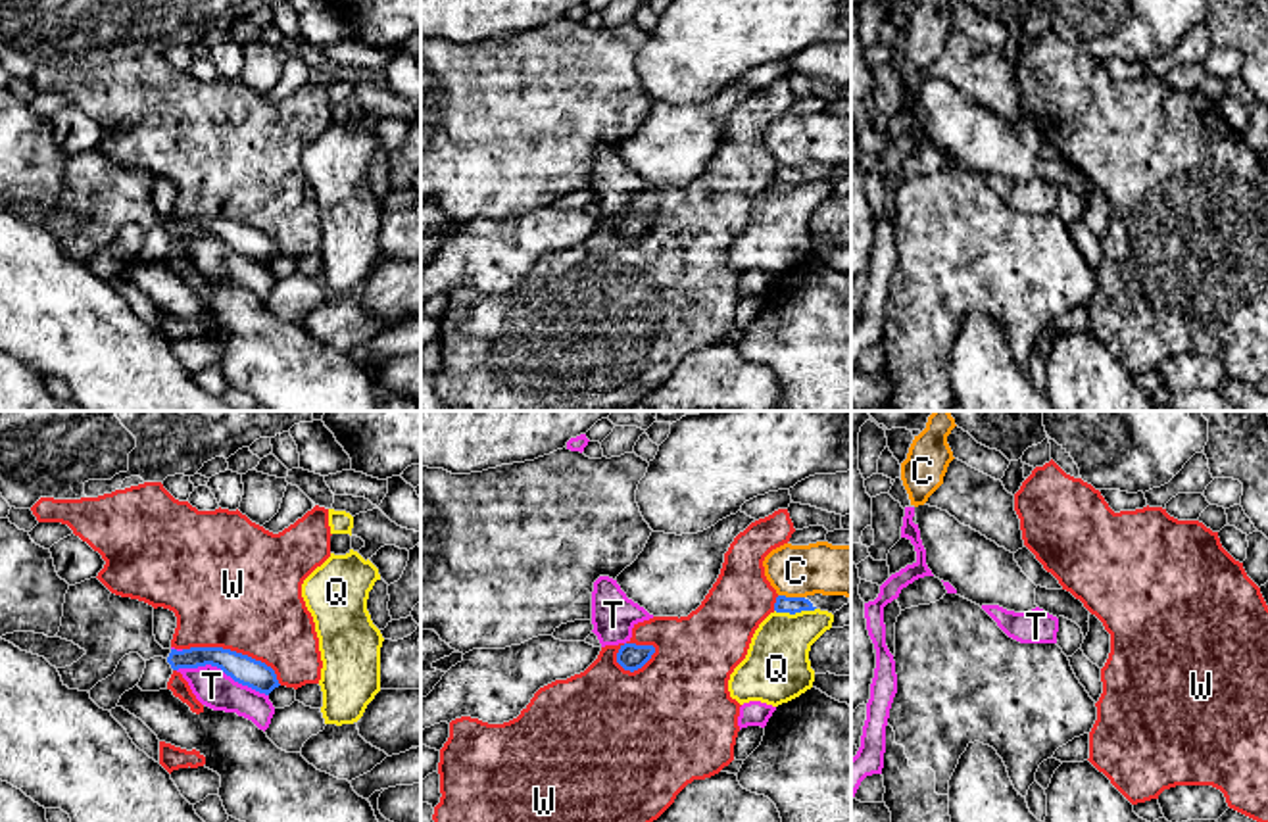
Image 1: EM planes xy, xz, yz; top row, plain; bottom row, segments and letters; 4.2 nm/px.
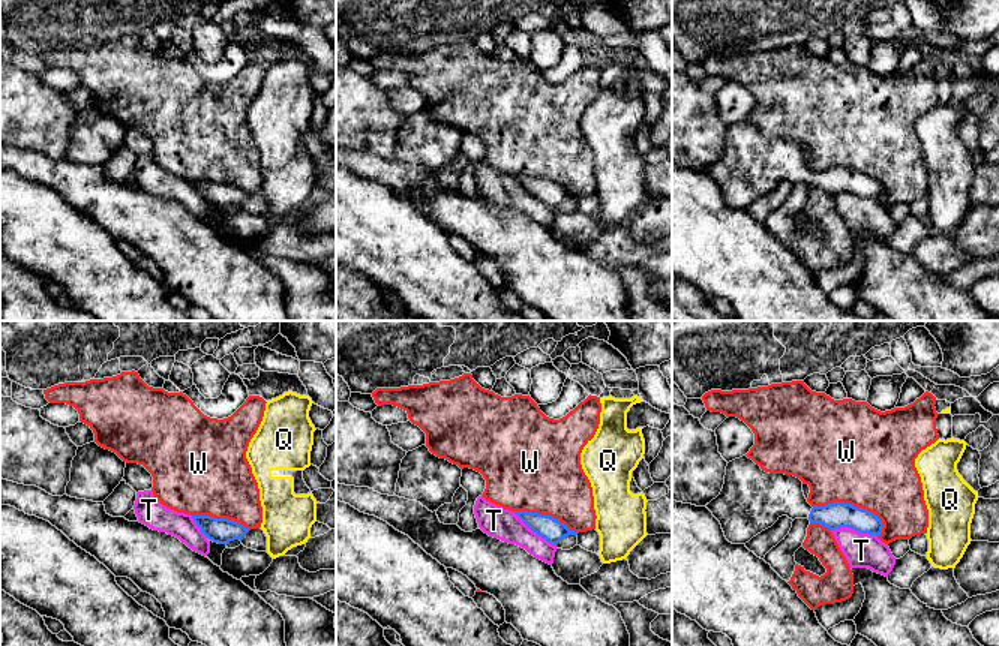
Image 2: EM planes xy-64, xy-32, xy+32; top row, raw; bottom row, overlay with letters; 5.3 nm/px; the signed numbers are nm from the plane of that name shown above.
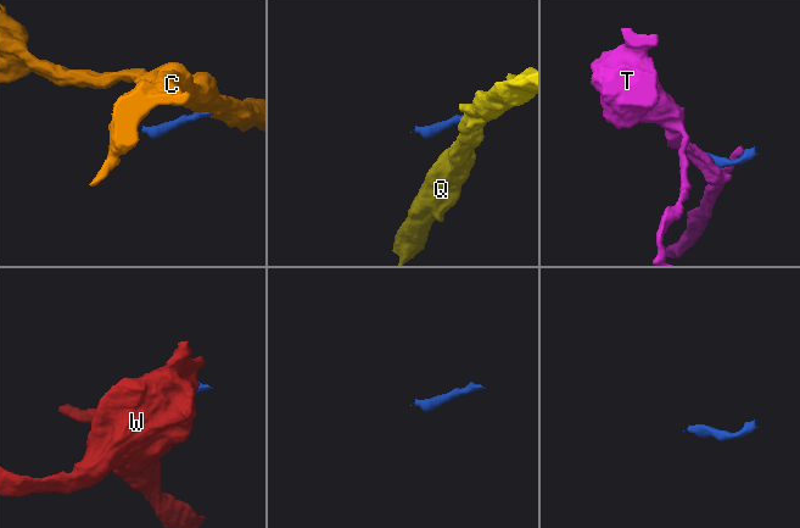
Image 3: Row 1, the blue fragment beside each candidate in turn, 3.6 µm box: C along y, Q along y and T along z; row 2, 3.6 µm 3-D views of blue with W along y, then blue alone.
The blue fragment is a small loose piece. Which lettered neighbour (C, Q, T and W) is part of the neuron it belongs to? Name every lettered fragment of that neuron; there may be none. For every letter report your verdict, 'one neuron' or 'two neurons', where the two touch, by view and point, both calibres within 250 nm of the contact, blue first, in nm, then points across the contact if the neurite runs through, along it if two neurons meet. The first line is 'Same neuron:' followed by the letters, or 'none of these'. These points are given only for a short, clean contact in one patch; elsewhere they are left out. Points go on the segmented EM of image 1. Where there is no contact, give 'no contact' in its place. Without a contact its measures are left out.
Same neuron: none of these
C: two neurons; meets blue in xz at (792, 598); 70 nm thick on the blue side, 220 nm on the other; border along xz (779, 594), (804, 598)
Q: two neurons; meets blue in xz at (794, 613); 70 nm thick on the blue side, 280 nm on the other; border along xz (815, 607), (794, 613), (775, 611)
T: two neurons; meets blue in xy at (223, 671); 120 nm thick on the blue side, 160 nm on the other
W: two neurons; meets blue in xy at (235, 652); 120 nm thick on the blue side, 480 nm on the other

